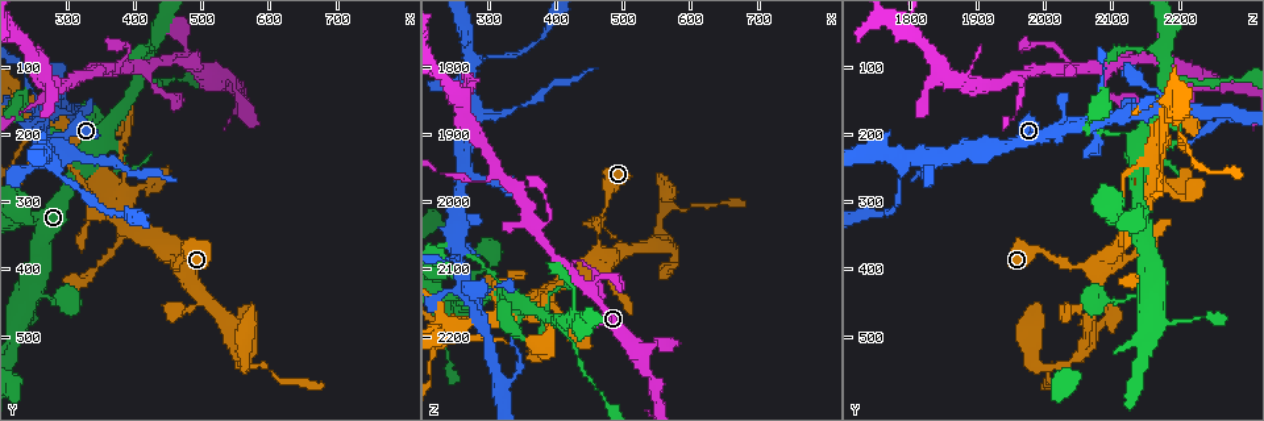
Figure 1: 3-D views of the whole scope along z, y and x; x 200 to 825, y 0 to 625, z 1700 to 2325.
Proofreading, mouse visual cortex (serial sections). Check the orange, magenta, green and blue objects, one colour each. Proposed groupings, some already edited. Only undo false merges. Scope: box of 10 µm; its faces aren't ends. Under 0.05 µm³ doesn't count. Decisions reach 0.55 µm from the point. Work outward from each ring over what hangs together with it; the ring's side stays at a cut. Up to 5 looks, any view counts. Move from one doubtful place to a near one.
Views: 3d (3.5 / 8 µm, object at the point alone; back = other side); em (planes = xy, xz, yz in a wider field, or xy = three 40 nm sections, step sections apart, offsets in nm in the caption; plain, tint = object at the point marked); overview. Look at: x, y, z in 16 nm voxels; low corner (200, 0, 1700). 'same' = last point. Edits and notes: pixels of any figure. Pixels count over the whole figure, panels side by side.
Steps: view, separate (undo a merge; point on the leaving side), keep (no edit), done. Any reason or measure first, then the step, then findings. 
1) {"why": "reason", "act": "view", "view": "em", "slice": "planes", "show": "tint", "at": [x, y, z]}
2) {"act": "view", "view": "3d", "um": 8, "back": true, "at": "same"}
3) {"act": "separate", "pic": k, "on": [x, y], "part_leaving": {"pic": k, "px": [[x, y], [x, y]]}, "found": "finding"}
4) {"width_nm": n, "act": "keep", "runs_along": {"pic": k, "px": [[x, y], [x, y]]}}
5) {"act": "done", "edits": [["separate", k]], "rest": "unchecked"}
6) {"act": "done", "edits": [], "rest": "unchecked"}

{"act": "view", "view": "3d", "um": 3.5, "at": [315, 120, 1955]}

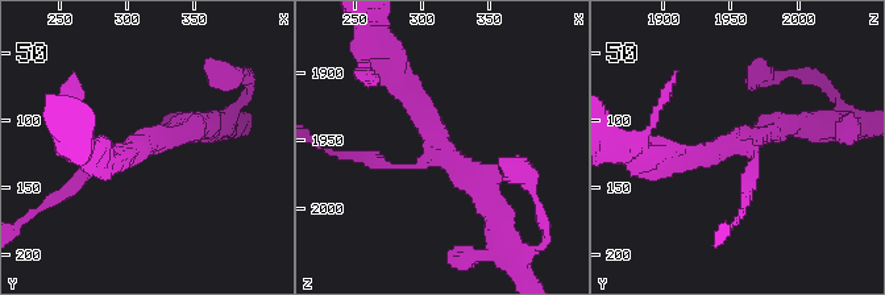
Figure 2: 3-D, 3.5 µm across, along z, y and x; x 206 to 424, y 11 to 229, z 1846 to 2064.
{"arm_widths_nm": [100, 300, 300], "act": "keep", "runs_along": {"pic": 2, "px": [[495, 210], [402, 78]]}, "found": "all the same cell"}

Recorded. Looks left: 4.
{"why": "small branch off a trunk", "act": "view", "view": "3d", "um": 8, "at": [345, 195, 2145]}

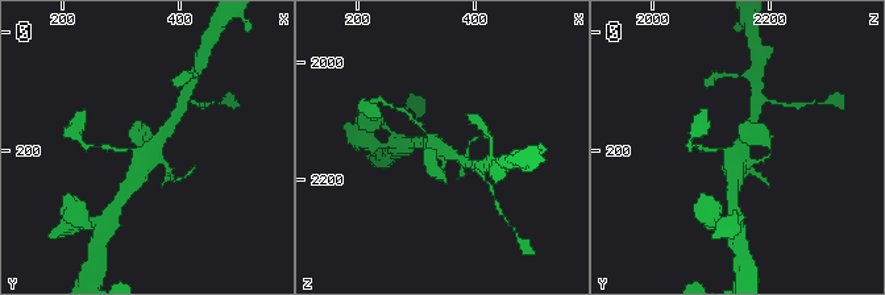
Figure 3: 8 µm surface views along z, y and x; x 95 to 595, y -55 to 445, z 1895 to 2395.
{"act": "view", "view": "3d", "um": 3.5, "at": "same"}

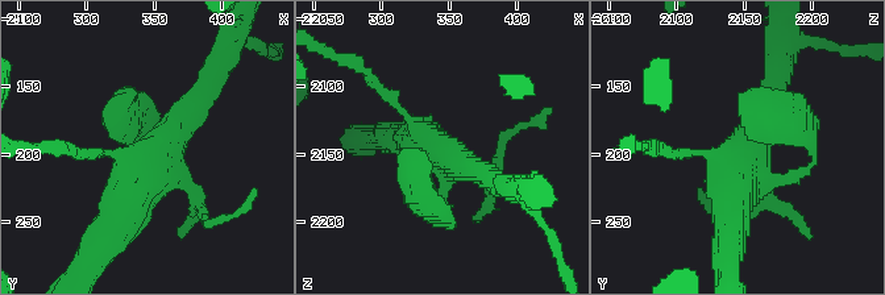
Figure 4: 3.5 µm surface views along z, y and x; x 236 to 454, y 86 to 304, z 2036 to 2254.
{"act": "view", "view": "em", "slice": "xy", "step": 2, "show": "tint", "at": [348, 200, 2146]}

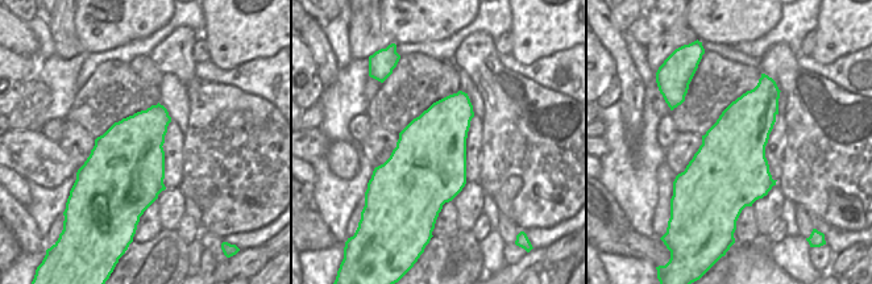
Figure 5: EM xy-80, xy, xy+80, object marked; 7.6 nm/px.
{"act": "keep", "runs_along": {"pic": 4, "px": [[99, 246], [192, 104]]}, "found": "continuous, no second cell"}

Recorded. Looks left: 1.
{"act": "done", "edits": [], "rest": "unchecked"}

